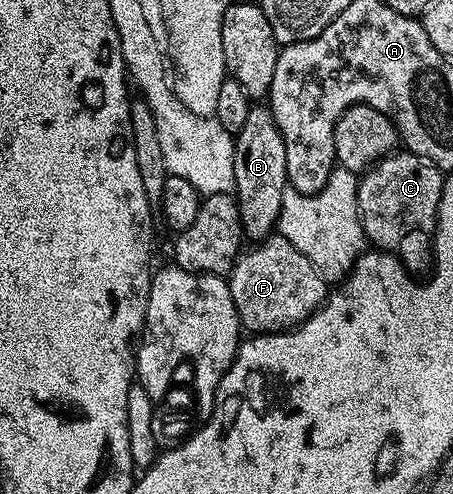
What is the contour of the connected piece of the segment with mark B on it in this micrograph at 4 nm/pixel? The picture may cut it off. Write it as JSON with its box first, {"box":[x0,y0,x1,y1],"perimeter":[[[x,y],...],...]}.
{"box":[233,104,289,243],"perimeter":[[[254,104],[247,111],[247,123],[235,134],[233,143],[235,151],[235,196],[239,215],[241,216],[241,228],[250,242],[260,243],[276,230],[277,220],[283,207],[283,195],[285,194],[289,180],[287,179],[287,147],[283,147],[283,135],[275,123],[275,115],[269,110],[268,104]]]}

